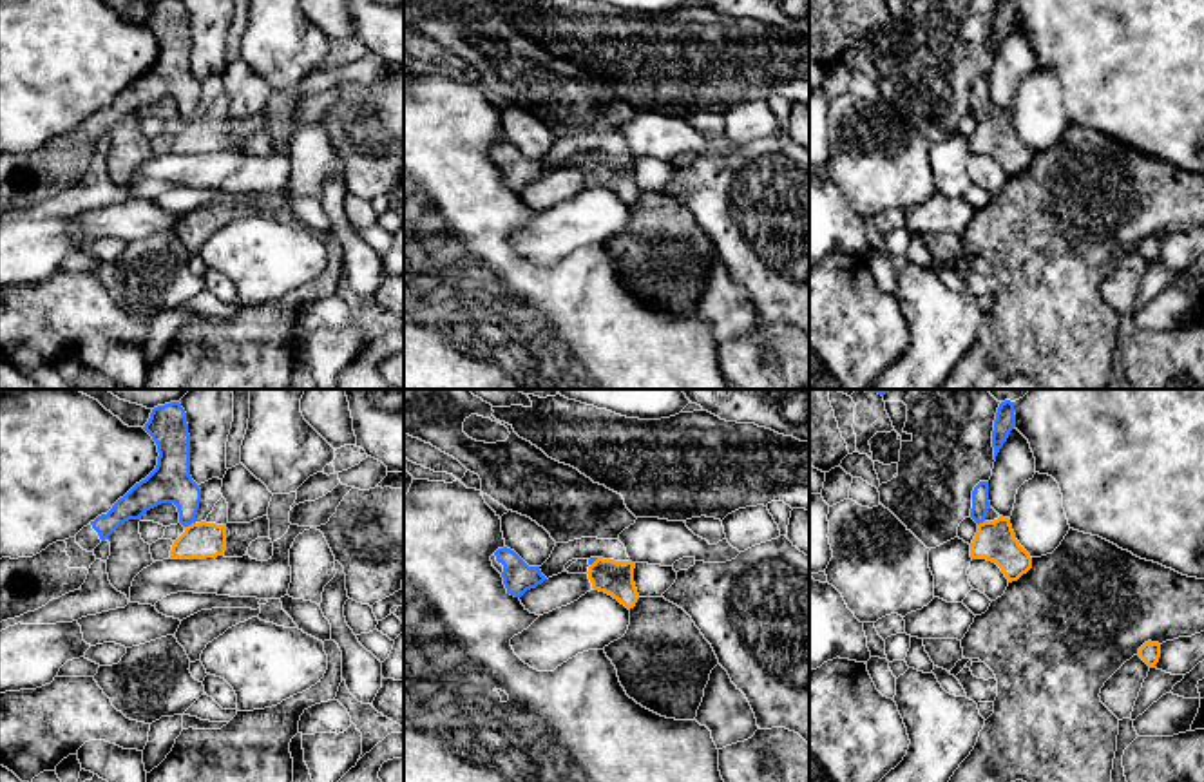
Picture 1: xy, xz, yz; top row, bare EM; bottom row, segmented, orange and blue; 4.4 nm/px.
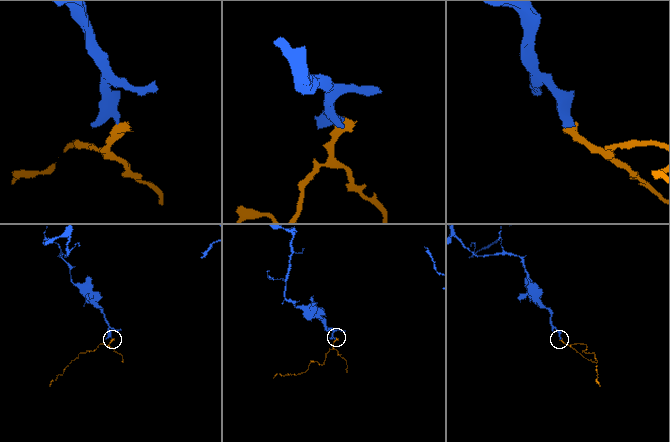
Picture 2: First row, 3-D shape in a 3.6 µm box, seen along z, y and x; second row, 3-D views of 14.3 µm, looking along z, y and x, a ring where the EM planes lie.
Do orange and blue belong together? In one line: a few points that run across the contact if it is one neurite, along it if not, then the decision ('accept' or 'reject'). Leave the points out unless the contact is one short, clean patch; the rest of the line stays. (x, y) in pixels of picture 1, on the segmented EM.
line xy (194, 522), (185, 527); reject

